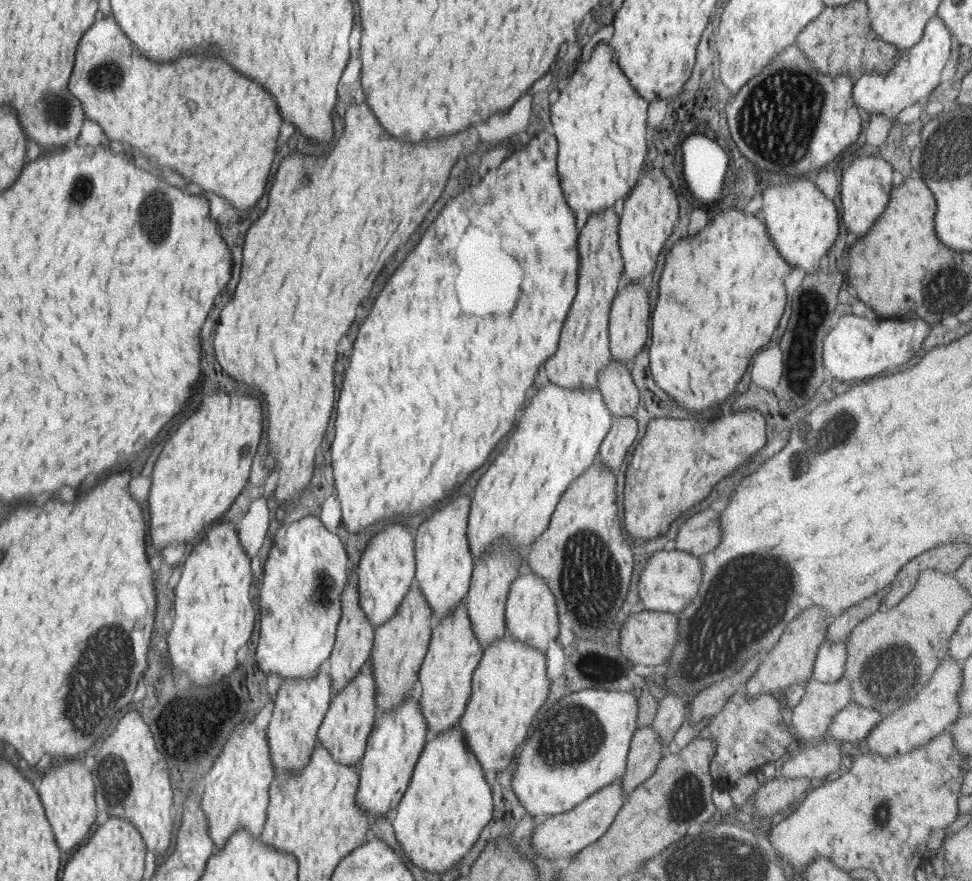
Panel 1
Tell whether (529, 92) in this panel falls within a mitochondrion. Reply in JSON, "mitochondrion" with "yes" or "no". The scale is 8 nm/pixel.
{"mitochondrion":"no"}

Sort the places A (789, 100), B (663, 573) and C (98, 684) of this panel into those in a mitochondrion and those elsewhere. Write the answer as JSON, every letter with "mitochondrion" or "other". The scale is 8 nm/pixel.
{"A":"mitochondrion","B":"other","C":"mitochondrion"}

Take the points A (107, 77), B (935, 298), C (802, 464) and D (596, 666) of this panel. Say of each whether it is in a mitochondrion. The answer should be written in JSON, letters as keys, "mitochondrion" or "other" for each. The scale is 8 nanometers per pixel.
{"A":"mitochondrion","B":"mitochondrion","C":"mitochondrion","D":"mitochondrion"}

